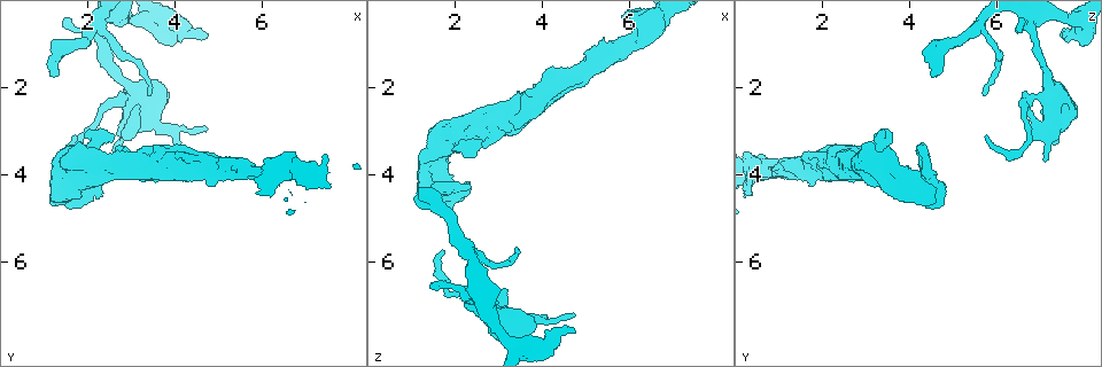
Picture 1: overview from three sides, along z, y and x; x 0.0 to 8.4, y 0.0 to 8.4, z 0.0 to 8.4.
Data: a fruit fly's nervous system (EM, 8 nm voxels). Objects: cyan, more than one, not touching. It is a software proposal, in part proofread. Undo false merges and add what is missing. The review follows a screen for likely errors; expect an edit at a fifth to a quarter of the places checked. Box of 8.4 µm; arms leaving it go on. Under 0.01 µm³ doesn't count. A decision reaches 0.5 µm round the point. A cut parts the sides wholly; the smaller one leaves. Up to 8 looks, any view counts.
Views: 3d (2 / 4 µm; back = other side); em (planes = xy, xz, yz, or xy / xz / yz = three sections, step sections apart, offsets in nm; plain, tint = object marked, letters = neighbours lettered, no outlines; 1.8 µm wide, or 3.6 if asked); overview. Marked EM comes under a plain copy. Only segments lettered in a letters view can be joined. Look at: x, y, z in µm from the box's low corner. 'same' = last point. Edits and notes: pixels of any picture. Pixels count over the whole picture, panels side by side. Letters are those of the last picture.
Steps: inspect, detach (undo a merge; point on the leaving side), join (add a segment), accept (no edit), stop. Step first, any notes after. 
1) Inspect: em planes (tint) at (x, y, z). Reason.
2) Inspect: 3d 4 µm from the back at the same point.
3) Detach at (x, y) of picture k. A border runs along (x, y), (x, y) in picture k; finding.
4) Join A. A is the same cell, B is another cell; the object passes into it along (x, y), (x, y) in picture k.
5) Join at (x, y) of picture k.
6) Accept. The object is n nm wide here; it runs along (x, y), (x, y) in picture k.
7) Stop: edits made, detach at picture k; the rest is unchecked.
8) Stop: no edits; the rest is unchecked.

Inspect: em planes (letters) at (3.00, 2.25, 7.20). Calibre changes.

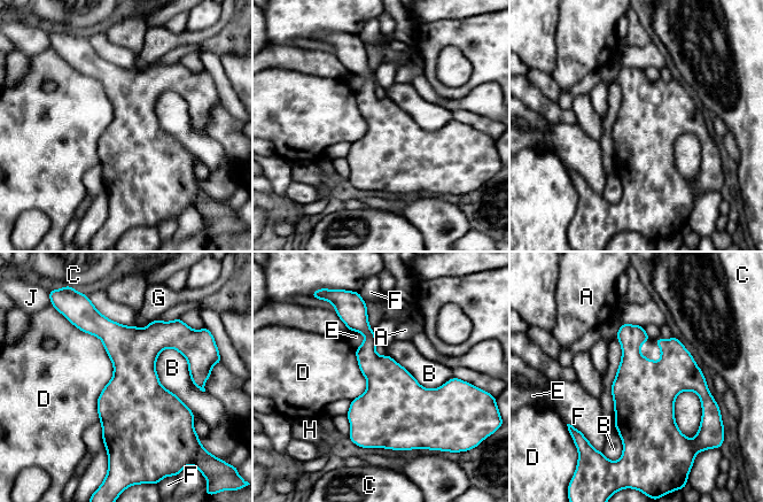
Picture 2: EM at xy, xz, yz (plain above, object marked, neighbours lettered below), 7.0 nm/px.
Accept. The longest contact is with D, 750 nm; A, B, C, D, E, F, G, H and J are other cells; a border runs along (70, 322), (113, 365), (100, 421) in picture 2; all the same neuron.

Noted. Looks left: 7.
Inspect: 3d 4 µm at (2.35, 3.65, 4.20). An open end.

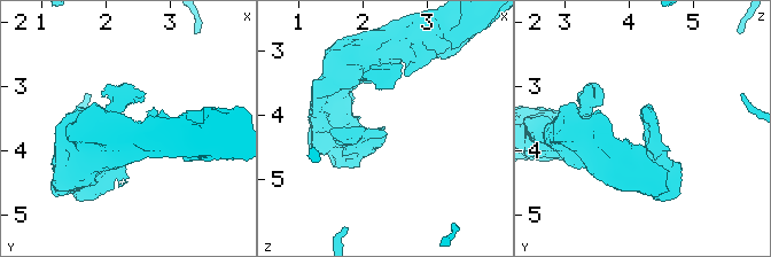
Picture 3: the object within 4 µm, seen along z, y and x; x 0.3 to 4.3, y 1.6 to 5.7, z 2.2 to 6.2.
Inspect: em planes (letters) at (2.30, 3.65, 4.25). The arms are 190, 260 nm wide; shape alone is not enough.

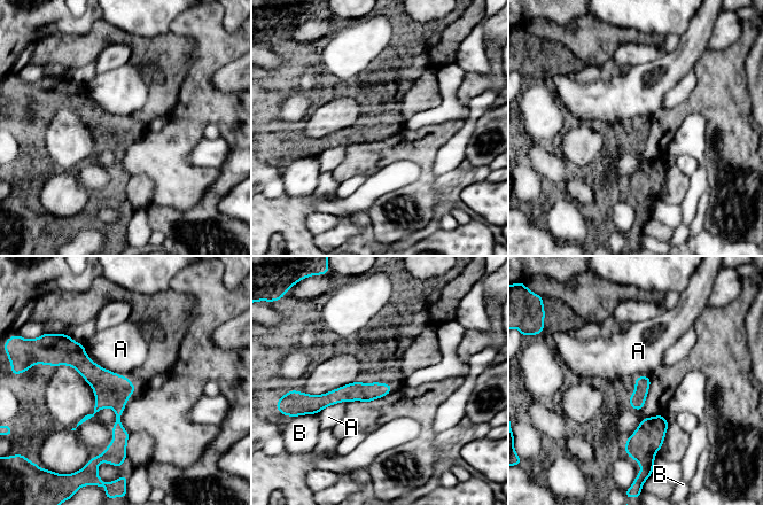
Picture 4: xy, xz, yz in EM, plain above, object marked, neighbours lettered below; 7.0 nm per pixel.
Accept. A and B are other cells; a border runs along (84, 346), (96, 364), (129, 378) in picture 4; none of them fits.

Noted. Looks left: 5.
Inspect: em planes (letters) at (4.70, 0.85, 7.65).

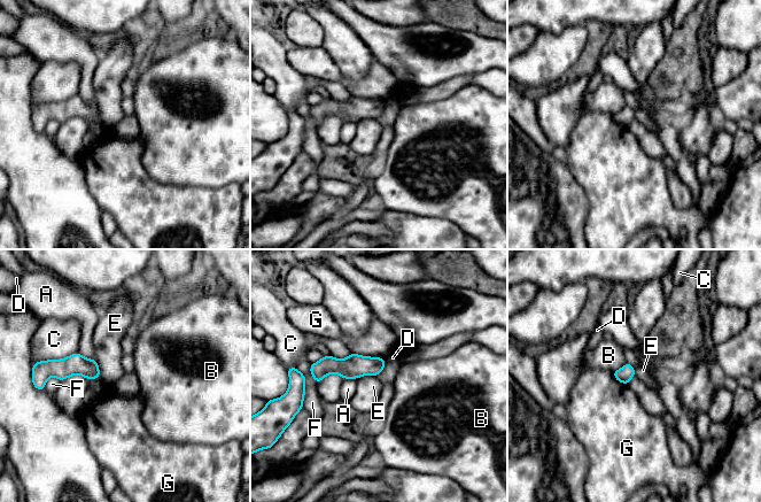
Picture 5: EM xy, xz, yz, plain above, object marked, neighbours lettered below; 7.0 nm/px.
Accept. A, B, C, D, E, F and G are other cells; a border runs along (94, 358), (100, 378) in picture 5; no lettered segment goes on from it.

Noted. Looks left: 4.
Stop: no edits; the rest is unchecked.

